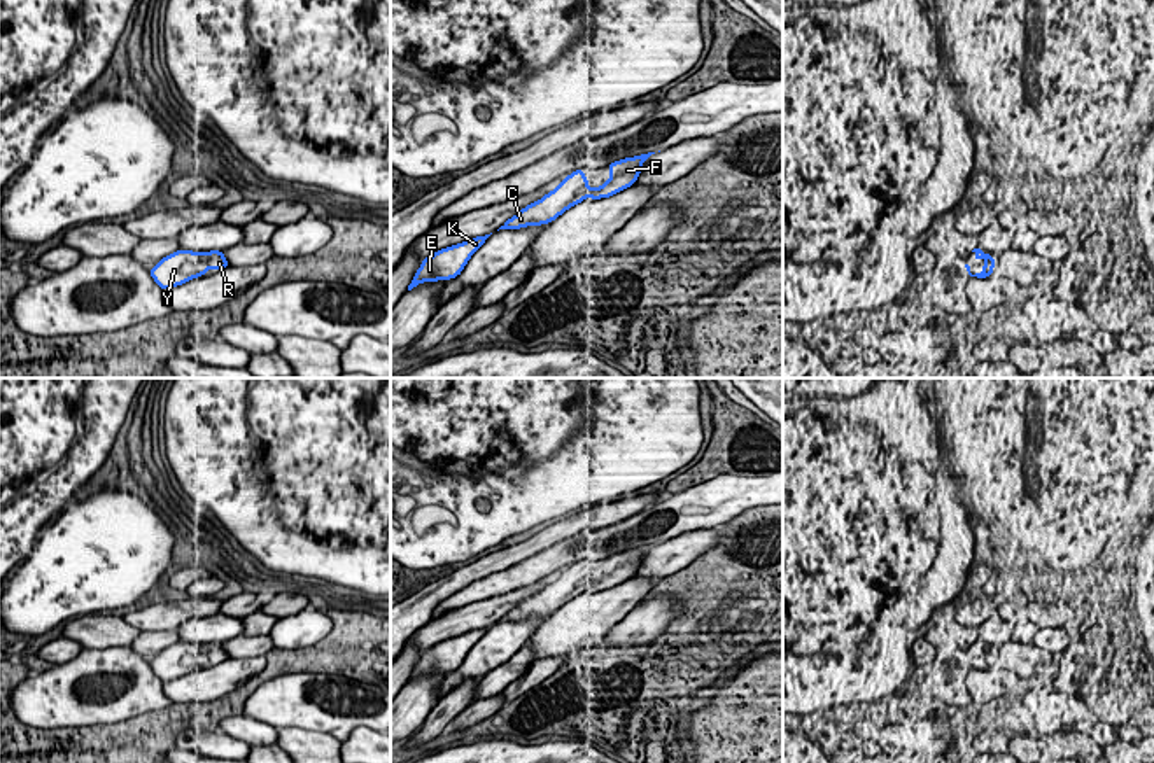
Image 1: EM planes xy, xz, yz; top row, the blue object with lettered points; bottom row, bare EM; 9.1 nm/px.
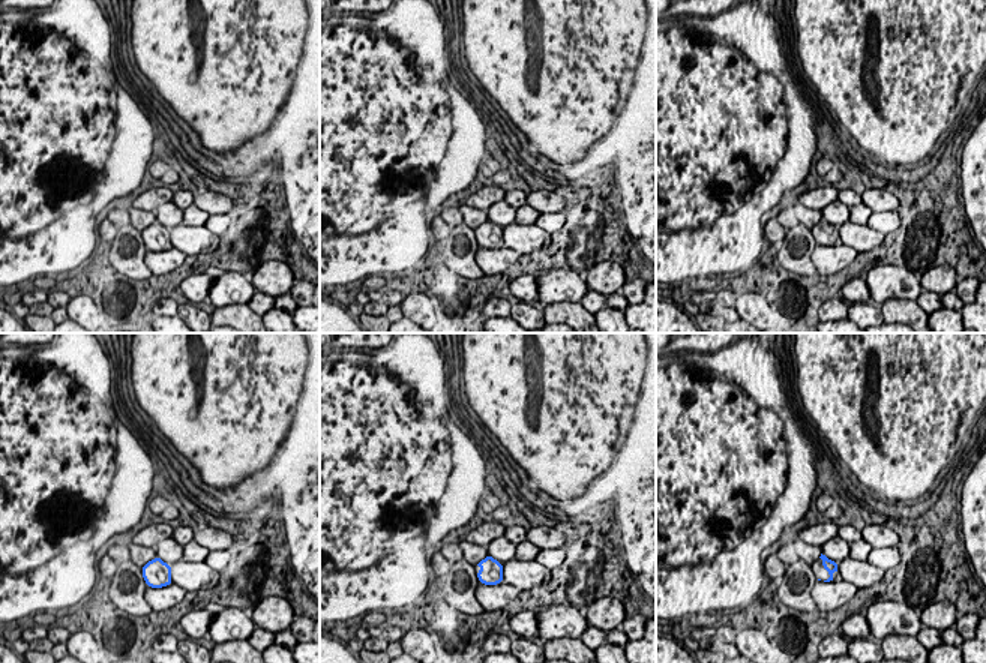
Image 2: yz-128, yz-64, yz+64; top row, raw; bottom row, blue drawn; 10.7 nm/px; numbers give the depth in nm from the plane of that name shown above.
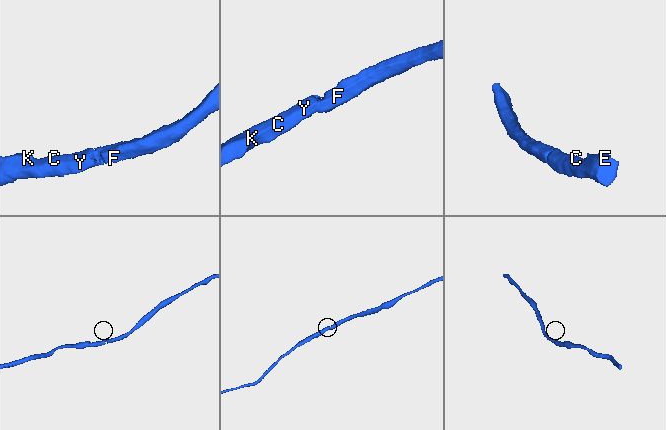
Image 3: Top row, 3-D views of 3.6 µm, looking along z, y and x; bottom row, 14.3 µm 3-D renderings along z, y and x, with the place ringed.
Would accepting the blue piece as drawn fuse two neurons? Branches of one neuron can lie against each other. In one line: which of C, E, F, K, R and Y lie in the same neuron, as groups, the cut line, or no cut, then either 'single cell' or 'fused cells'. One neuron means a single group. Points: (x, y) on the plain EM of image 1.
C E F K R Y | no cut | single cell

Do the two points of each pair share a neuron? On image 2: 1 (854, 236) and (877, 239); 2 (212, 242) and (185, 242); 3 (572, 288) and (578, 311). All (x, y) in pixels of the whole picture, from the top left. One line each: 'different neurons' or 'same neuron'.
1: same neuron
2: same neuron
3: different neurons

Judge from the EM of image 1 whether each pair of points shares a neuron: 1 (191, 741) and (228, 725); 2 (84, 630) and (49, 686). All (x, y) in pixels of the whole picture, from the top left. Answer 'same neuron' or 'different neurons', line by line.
1: different neurons
2: different neurons

